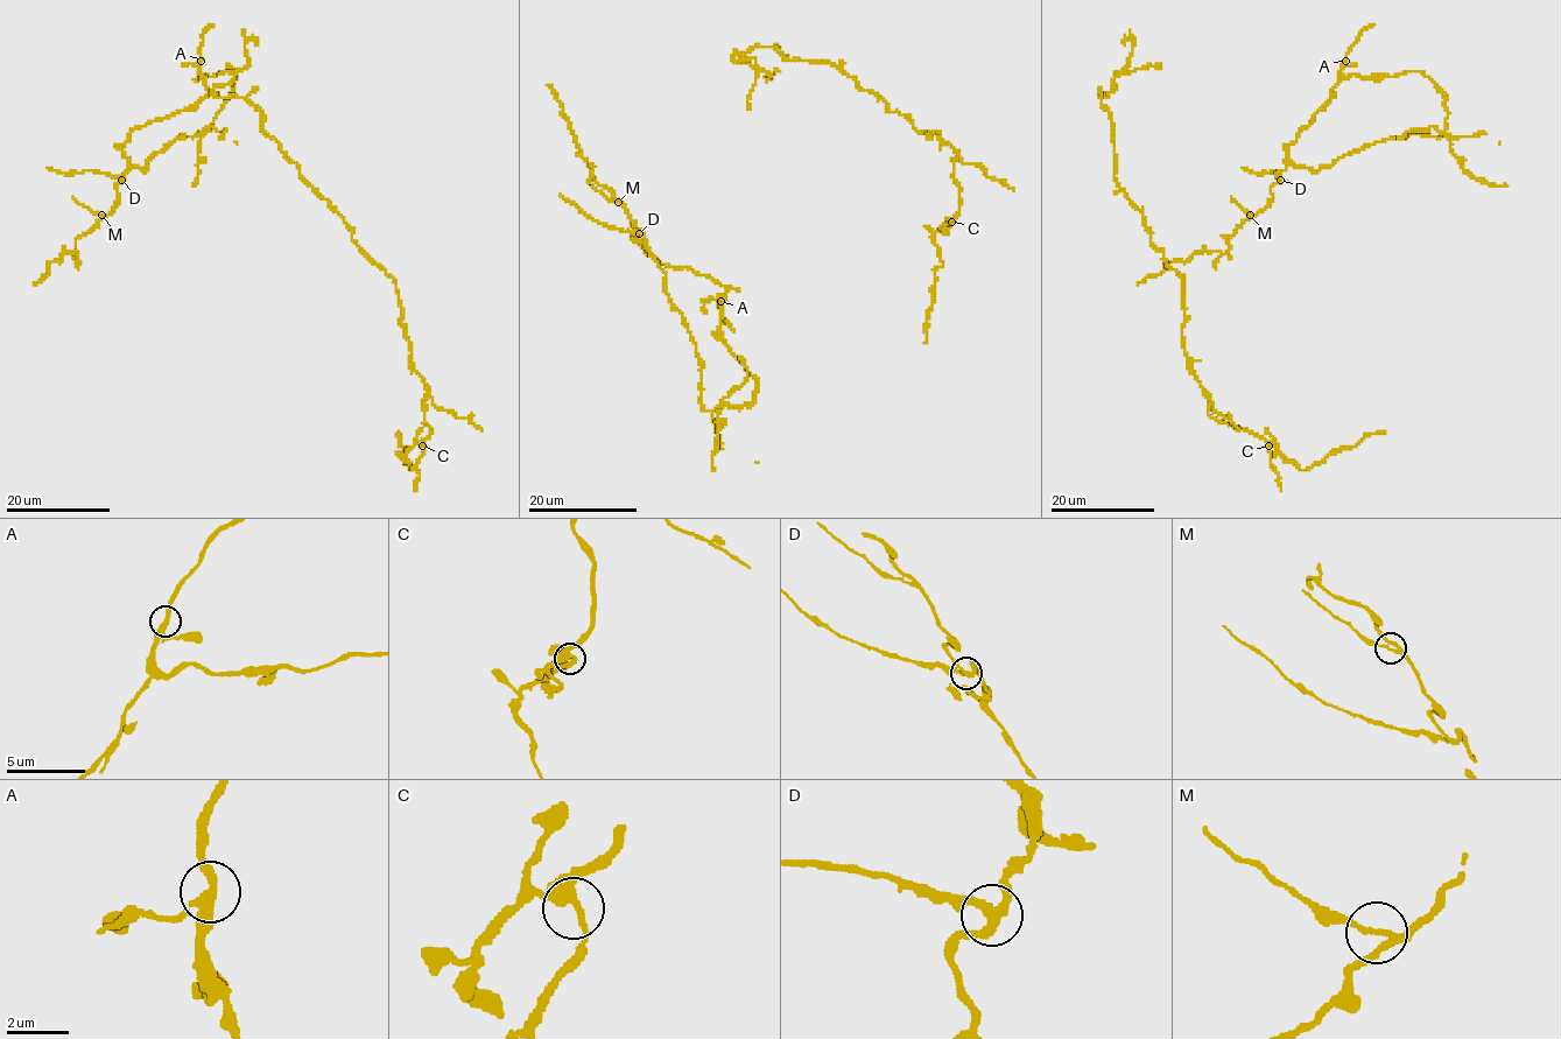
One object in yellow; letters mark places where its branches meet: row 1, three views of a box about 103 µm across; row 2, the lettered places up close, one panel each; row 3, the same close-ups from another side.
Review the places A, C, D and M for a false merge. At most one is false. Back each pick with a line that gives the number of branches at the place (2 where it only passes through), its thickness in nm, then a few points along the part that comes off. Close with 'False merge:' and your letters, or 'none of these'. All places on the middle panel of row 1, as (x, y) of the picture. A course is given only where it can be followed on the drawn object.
D: Branches: 3. Thickness 260 nm. Course of the part to remove: (638, 233), (597, 223), (560, 194)
False merge: D

